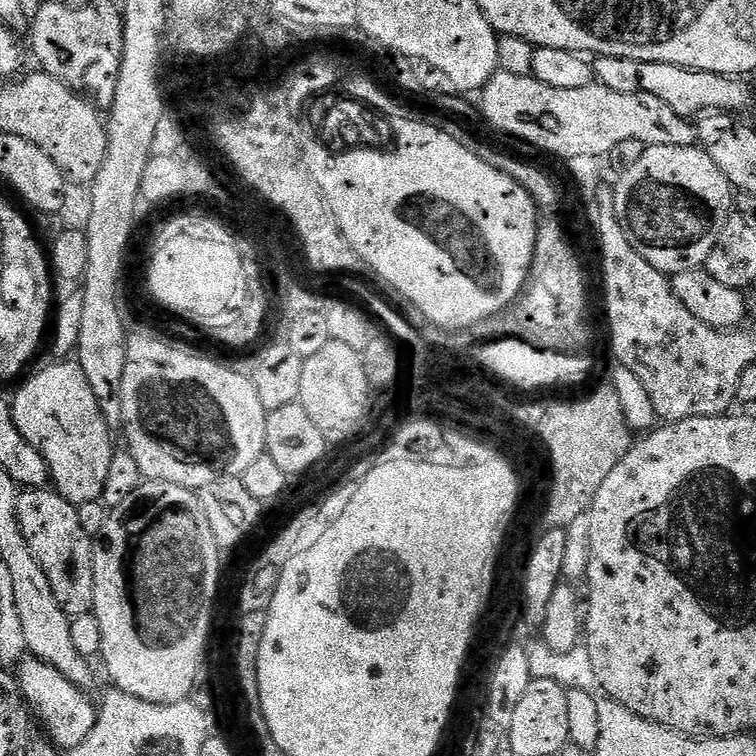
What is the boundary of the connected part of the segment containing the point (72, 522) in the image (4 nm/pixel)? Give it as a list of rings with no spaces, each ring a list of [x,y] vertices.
[[[24,490],[16,498],[15,521],[20,533],[46,574],[58,606],[69,618],[89,615],[94,598],[93,541],[90,536],[88,540],[76,512],[77,505],[63,500],[55,490]]]

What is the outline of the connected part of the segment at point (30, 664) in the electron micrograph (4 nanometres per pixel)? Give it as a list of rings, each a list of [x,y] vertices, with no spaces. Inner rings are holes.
[[[28,658],[19,665],[18,681],[20,692],[27,701],[28,707],[42,725],[47,737],[56,748],[67,750],[78,746],[94,730],[98,715],[95,705],[88,702],[83,689],[66,679],[61,672],[54,671],[49,664],[41,660]]]

